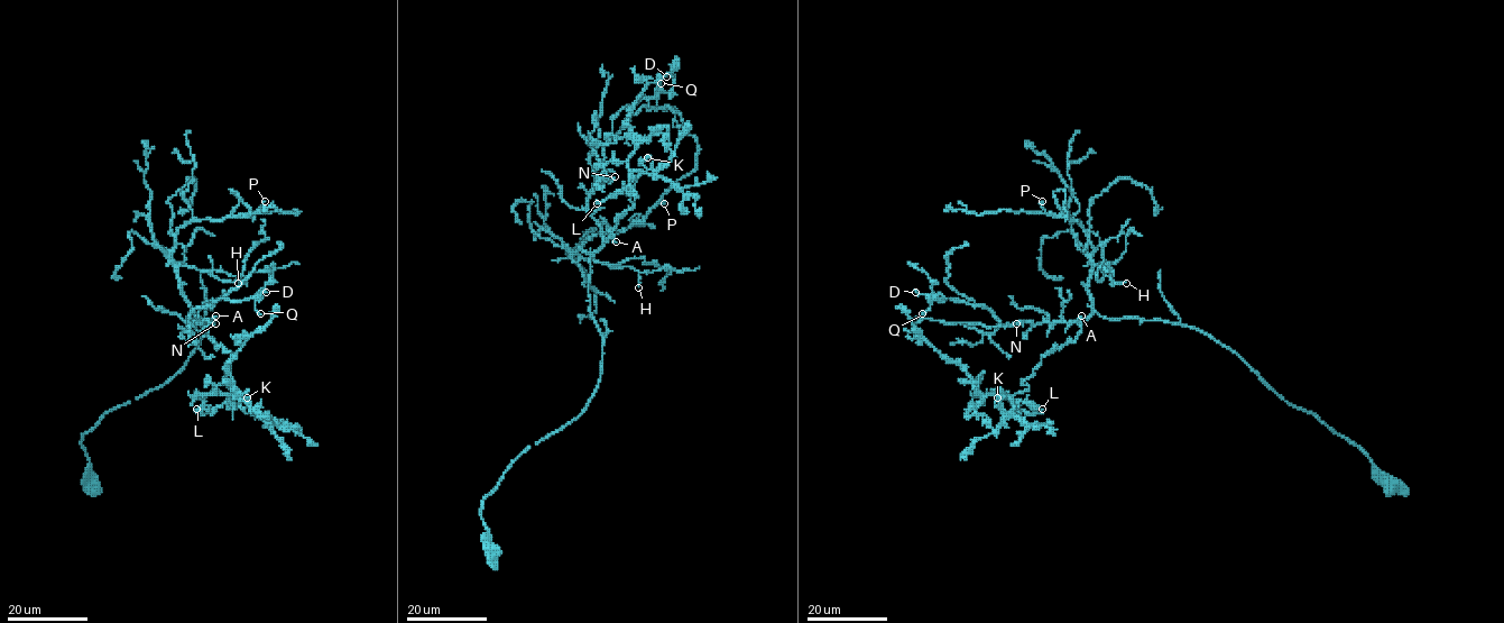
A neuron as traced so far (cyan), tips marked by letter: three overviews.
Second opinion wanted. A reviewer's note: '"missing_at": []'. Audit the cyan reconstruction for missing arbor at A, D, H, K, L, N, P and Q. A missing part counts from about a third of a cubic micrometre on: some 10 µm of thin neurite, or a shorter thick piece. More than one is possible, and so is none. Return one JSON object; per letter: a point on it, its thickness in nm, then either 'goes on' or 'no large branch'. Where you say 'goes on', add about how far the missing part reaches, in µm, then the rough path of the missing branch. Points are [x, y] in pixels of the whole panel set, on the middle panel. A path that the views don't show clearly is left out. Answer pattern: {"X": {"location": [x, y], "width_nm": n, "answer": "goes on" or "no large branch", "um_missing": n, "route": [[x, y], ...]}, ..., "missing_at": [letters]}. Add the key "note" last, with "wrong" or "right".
{"A": {"location": [616, 241], "width_nm": 240, "answer": "no large branch"}, "D": {"location": [666, 76], "width_nm": 200, "answer": "no large branch"}, "H": {"location": [638, 287], "width_nm": 240, "answer": "no large branch"}, "K": {"location": [647, 157], "width_nm": 140, "answer": "no large branch"}, "L": {"location": [597, 203], "width_nm": 130, "answer": "no large branch"}, "N": {"location": [615, 176], "width_nm": 240, "answer": "no large branch"}, "P": {"location": [664, 203], "width_nm": 240, "answer": "no large branch"}, "Q": {"location": [661, 83], "width_nm": 200, "answer": "no large branch"}, "missing_at": [], "note": "right"}

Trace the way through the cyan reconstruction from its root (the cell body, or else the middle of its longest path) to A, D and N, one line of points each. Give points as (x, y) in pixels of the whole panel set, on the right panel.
A: (1389, 486), (1359, 448), (1289, 403), (1206, 333), (1163, 321), (1106, 319), (1096, 313), (1071, 322), (1081, 315)
D: (1389, 486), (1359, 448), (1193, 328), (1096, 313), (1083, 321), (1004, 326), (981, 304), (915, 292)
N: (1389, 486), (1359, 448), (1289, 403), (1235, 353), (1193, 328), (1096, 313), (1083, 321), (1016, 323)

